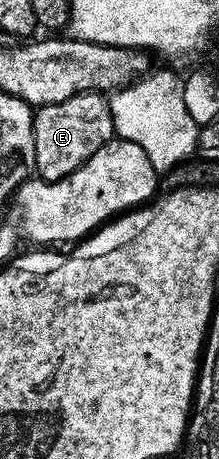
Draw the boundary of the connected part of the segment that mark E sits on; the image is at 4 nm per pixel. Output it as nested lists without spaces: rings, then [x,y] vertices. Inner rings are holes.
[[[102,92],[78,93],[61,103],[38,106],[33,113],[35,173],[44,181],[65,179],[115,136],[111,102]]]

